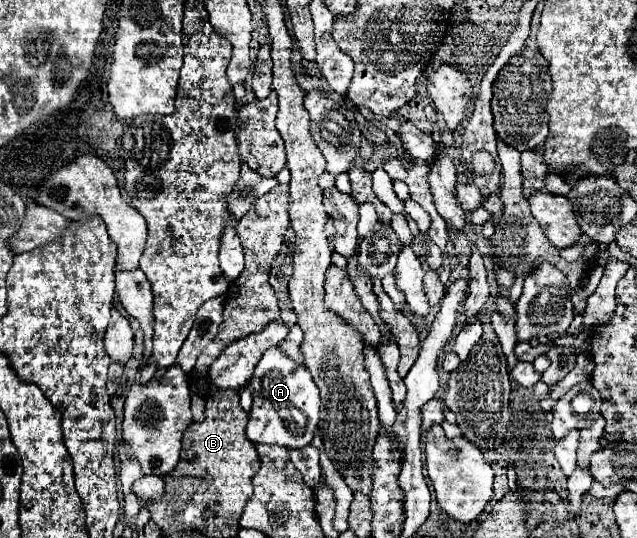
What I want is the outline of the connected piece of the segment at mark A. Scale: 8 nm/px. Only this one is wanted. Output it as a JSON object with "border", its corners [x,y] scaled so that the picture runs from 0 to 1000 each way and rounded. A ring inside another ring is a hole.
{"border":[[[438,647],[419,651],[400,680],[394,703],[397,717],[397,758],[391,766],[388,814],[397,825],[435,825],[435,829],[482,829],[491,814],[491,799],[501,784],[501,721],[479,680],[463,677]]]}

